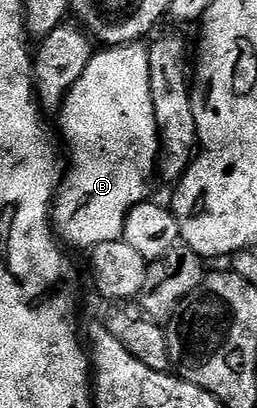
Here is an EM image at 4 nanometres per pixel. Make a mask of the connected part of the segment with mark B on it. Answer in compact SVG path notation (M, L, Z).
M129 42L126 46L110 46L93 53L92 59L86 64L86 72L82 72L80 79L74 84L74 88L64 99L62 113L59 115L60 126L64 129L64 138L68 141L68 150L72 153L72 171L63 175L60 189L56 192L56 199L52 202L52 225L54 233L61 243L72 246L85 246L91 248L106 242L119 242L123 239L126 228L126 216L135 208L139 202L145 201L144 189L148 186L148 181L158 170L158 159L160 156L160 133L156 127L156 117L154 116L154 104L150 96L150 64L148 63L148 46L140 42Z

